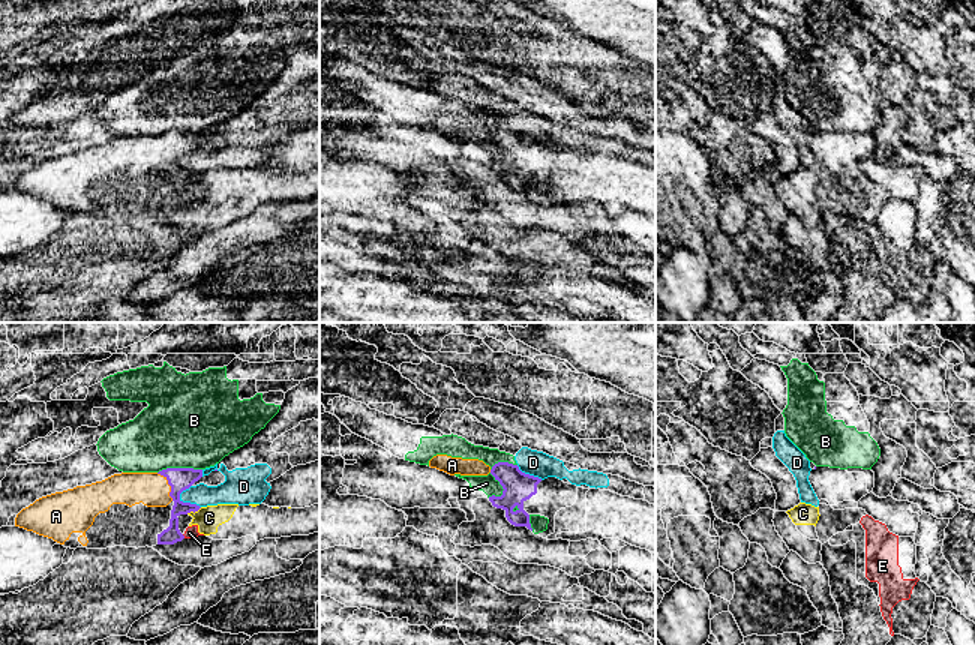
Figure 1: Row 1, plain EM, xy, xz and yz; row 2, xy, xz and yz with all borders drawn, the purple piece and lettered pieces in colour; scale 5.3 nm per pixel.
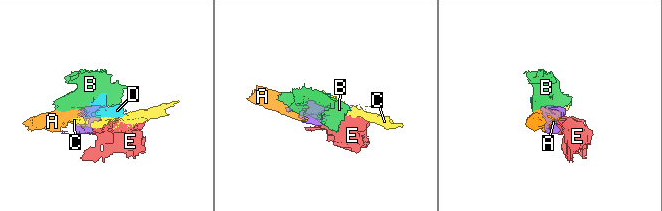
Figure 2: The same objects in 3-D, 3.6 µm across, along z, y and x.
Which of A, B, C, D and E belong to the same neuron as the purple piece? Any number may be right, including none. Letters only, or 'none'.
A

